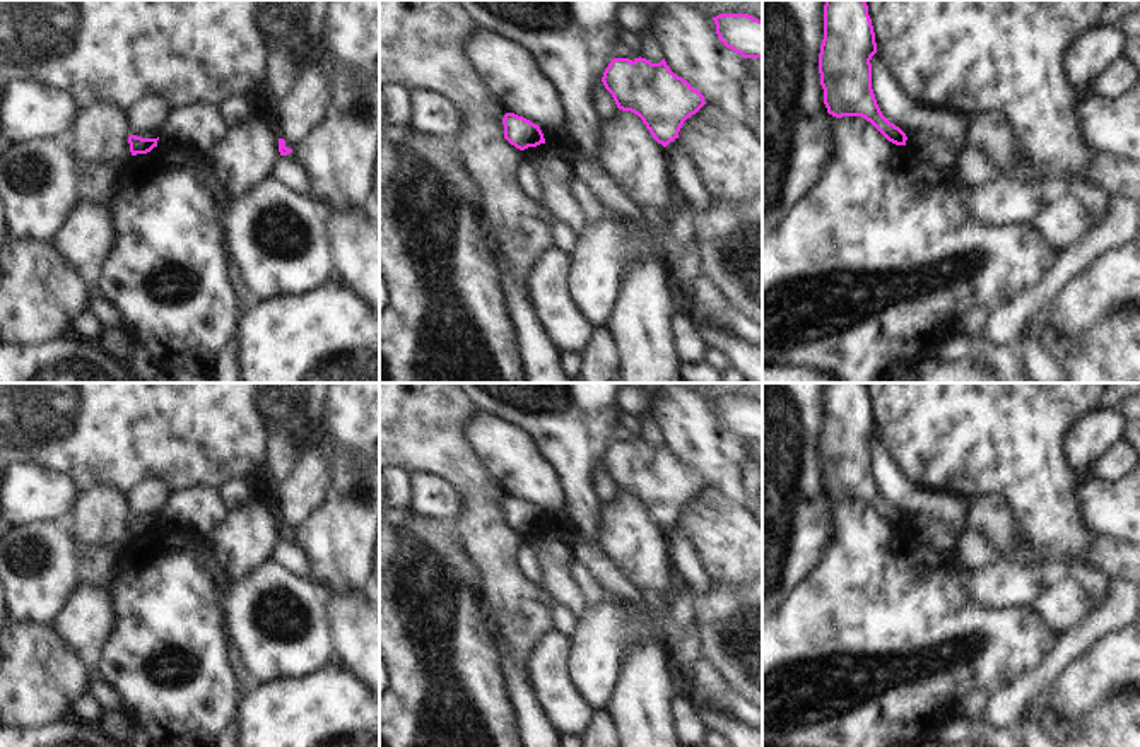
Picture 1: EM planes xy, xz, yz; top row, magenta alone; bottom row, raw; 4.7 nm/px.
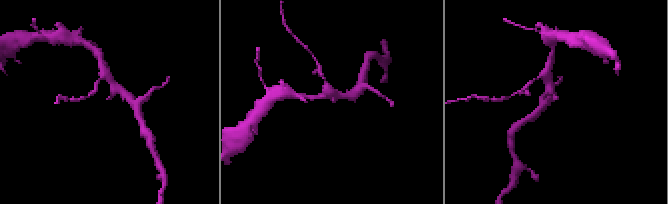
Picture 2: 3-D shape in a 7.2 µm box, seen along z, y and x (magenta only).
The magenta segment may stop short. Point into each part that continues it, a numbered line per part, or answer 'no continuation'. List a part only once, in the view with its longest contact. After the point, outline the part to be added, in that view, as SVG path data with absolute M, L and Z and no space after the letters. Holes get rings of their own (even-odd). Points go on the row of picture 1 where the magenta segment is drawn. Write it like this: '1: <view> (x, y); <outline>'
no continuation

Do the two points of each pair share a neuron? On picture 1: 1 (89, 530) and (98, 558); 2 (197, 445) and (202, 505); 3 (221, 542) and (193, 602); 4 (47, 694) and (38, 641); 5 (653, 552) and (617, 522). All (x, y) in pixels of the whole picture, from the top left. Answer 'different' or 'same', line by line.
1: different
2: different
3: different
4: same
5: same

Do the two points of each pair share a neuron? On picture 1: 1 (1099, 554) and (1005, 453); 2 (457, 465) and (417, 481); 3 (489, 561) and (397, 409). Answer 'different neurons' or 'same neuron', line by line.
1: different neurons
2: different neurons
3: same neuron

